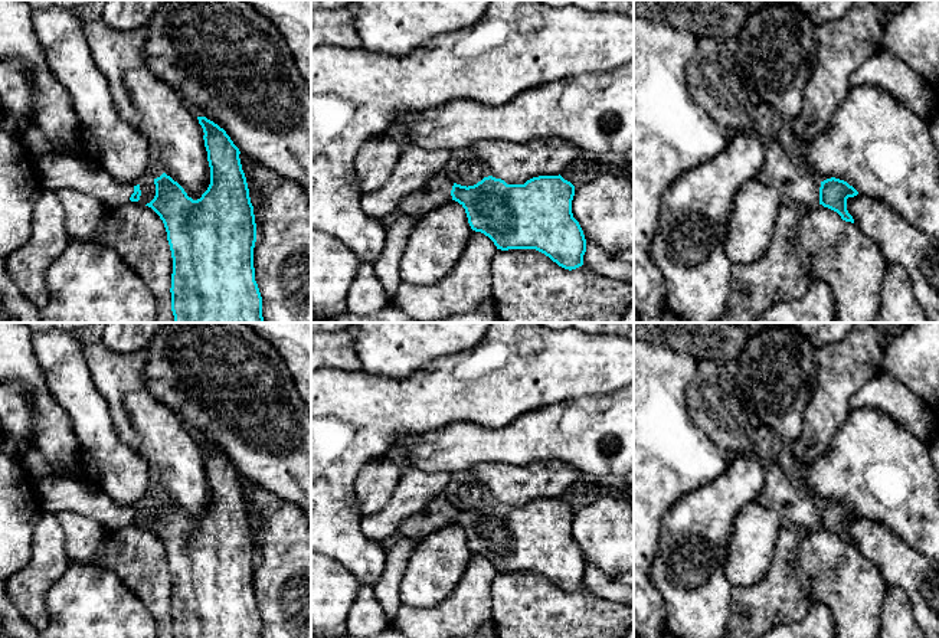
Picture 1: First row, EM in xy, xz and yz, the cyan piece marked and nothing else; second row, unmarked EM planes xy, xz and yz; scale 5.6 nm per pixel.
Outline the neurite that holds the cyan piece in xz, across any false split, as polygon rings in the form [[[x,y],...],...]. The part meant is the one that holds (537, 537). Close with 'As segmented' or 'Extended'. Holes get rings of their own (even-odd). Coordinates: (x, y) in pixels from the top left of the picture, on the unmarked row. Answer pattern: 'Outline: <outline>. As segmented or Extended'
Outline: [[[452,491],[431,498],[419,511],[406,517],[397,527],[402,537],[422,540],[433,531],[455,523],[467,536],[472,553],[488,559],[497,572],[536,572],[565,592],[583,588],[586,562],[579,544],[572,536],[575,508],[559,498],[539,498],[524,507],[507,507],[493,498],[474,508],[454,504]]]. Extended

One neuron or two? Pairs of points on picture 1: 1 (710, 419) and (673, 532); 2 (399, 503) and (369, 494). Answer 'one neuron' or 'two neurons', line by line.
1: two neurons
2: two neurons

